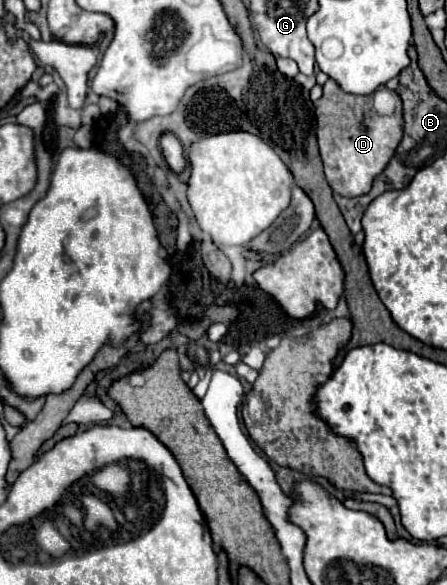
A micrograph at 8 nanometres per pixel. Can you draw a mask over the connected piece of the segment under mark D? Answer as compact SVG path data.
M328 79L324 83L324 95L314 103L314 111L318 123L316 137L324 161L324 173L332 191L344 197L358 197L368 193L374 177L382 173L402 139L400 109L396 109L394 115L380 117L372 109L372 95L362 97L346 93L334 79Z

